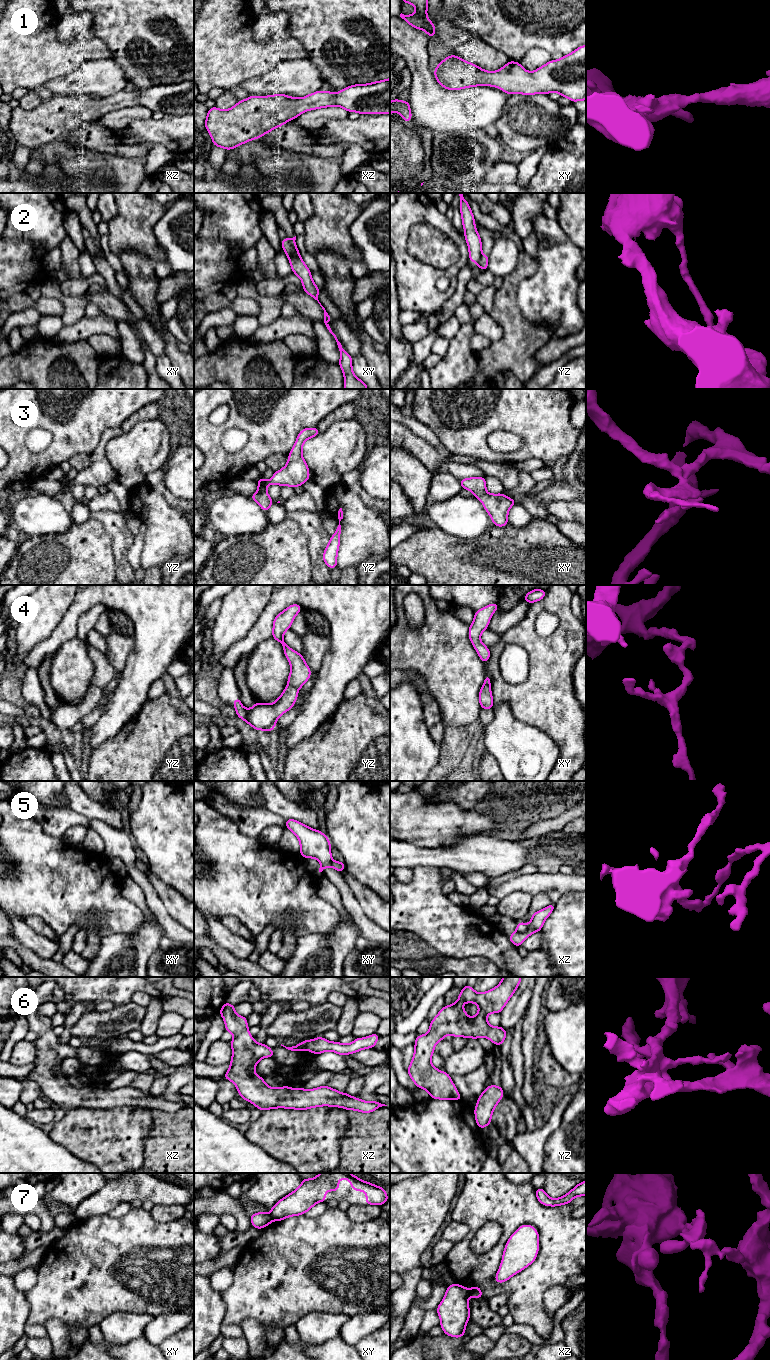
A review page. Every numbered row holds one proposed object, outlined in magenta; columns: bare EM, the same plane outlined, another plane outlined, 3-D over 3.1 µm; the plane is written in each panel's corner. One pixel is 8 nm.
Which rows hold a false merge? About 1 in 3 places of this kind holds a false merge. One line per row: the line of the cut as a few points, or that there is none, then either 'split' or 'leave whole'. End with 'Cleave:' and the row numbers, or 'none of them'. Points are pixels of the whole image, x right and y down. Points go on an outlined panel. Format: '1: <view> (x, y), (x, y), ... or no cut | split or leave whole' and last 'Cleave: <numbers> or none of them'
1: no cut | leave whole
2: xy (298, 253), (289, 259) | split
3: no cut | leave whole
4: yz (288, 684), (297, 689) | split
5: xz (528, 926), (523, 932), (516, 931) | split
6: no cut | leave whole
7: xz (467, 1289), (469, 1295) | split
Cleave: 2, 4, 5, 7

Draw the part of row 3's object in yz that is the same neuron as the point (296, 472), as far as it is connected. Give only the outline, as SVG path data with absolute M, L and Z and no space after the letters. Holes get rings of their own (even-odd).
M317 427L301 430L290 451L287 465L274 472L271 480L261 479L260 477L257 479L258 491L250 498L258 503L264 512L268 512L269 507L274 503L266 492L266 488L270 484L286 485L295 488L303 485L305 481L310 479L309 468L302 456L302 446L307 439L313 438L319 433Z

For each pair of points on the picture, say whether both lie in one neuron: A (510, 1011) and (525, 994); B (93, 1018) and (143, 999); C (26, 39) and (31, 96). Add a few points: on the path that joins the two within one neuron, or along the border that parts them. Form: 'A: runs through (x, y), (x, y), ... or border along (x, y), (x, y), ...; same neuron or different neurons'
A: runs through (514, 1007), (521, 998); same neuron
B: border along (131, 1000), (146, 1007); different neurons
C: border along (29, 90), (34, 91); different neurons

